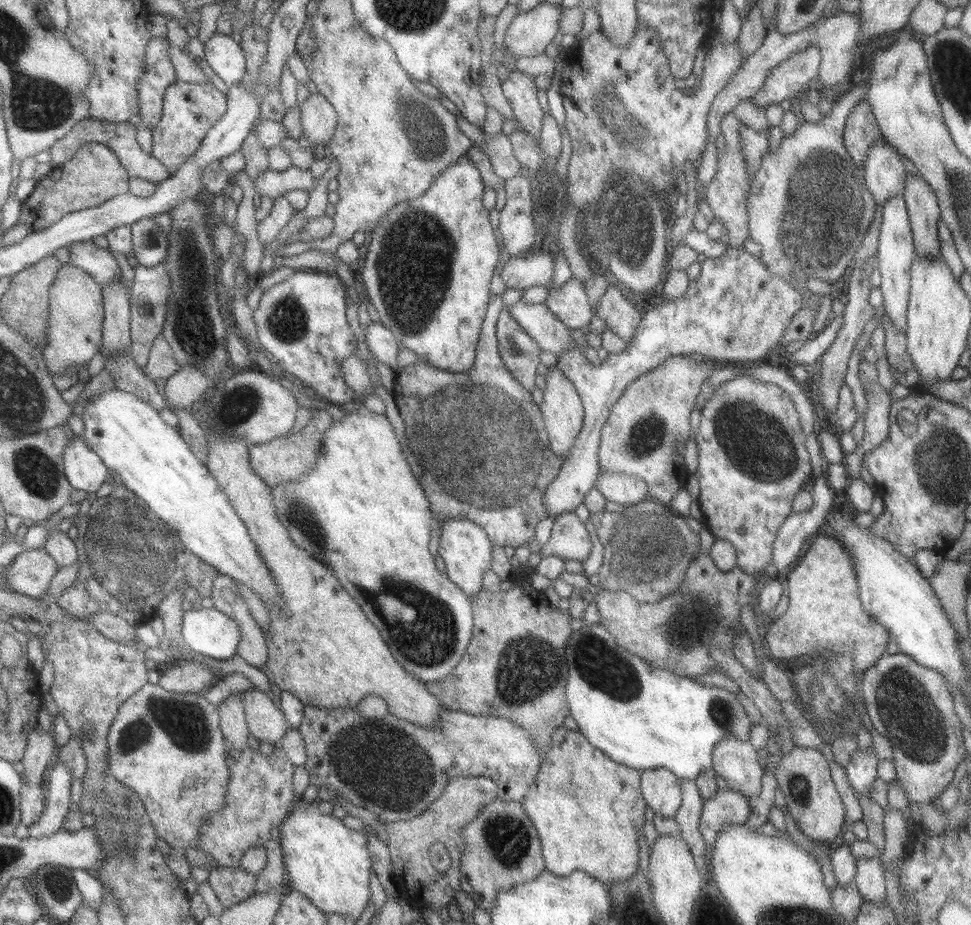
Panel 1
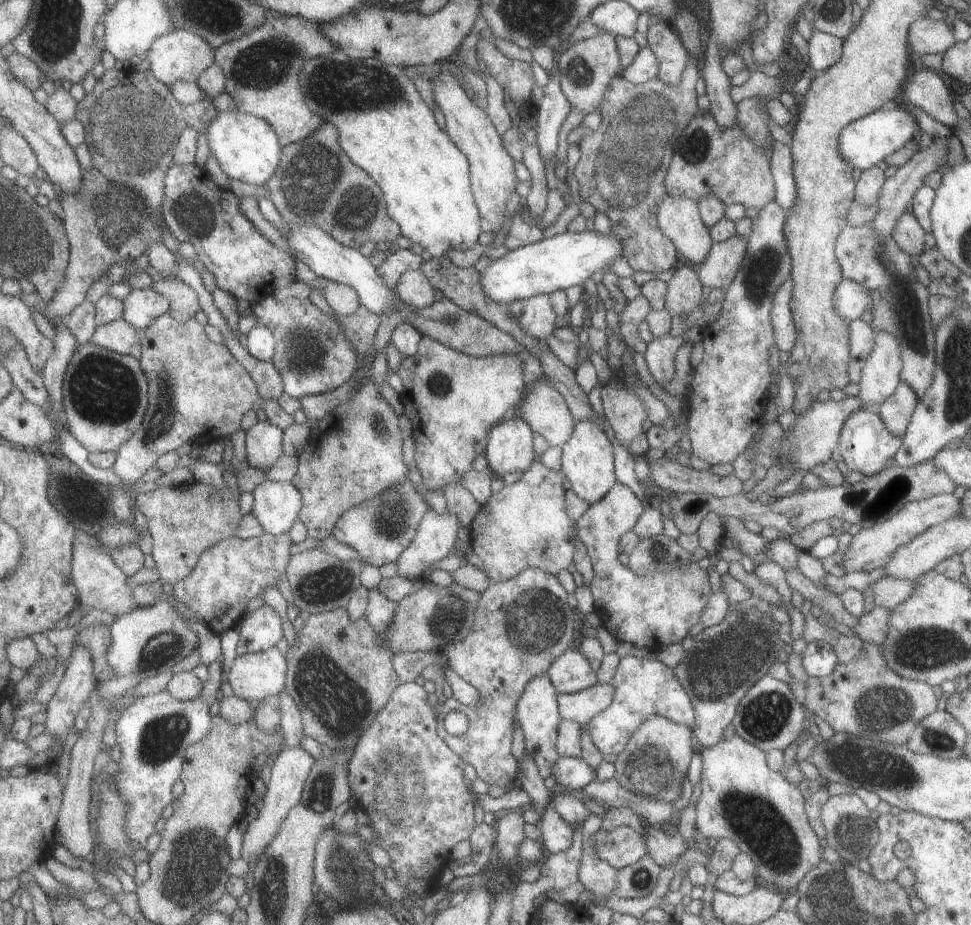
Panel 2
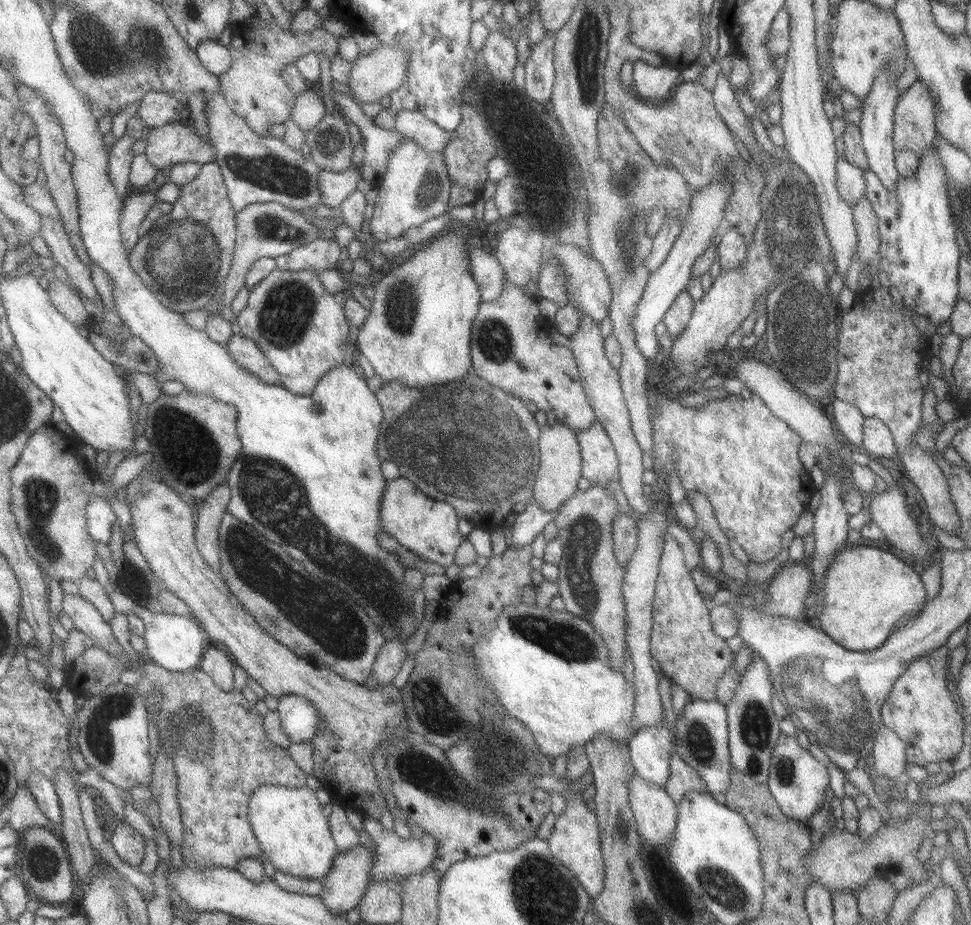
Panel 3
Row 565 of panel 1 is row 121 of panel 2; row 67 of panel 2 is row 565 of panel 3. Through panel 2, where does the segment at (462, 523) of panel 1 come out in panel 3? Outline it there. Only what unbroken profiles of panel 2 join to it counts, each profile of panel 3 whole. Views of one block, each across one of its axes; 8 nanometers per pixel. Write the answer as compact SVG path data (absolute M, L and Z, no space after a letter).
M403 476L387 481L381 501L380 520L387 536L423 560L435 562L444 568L455 562L456 550L465 541L457 528L459 515L455 507L451 503L431 498L419 490L418 485L411 482L411 479Z

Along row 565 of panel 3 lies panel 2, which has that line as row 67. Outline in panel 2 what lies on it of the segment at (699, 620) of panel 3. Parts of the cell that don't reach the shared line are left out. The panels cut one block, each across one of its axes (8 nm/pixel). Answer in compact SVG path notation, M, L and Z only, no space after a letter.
M657 22L647 27L646 47L658 62L656 79L663 84L675 86L687 64L687 51L668 22Z

